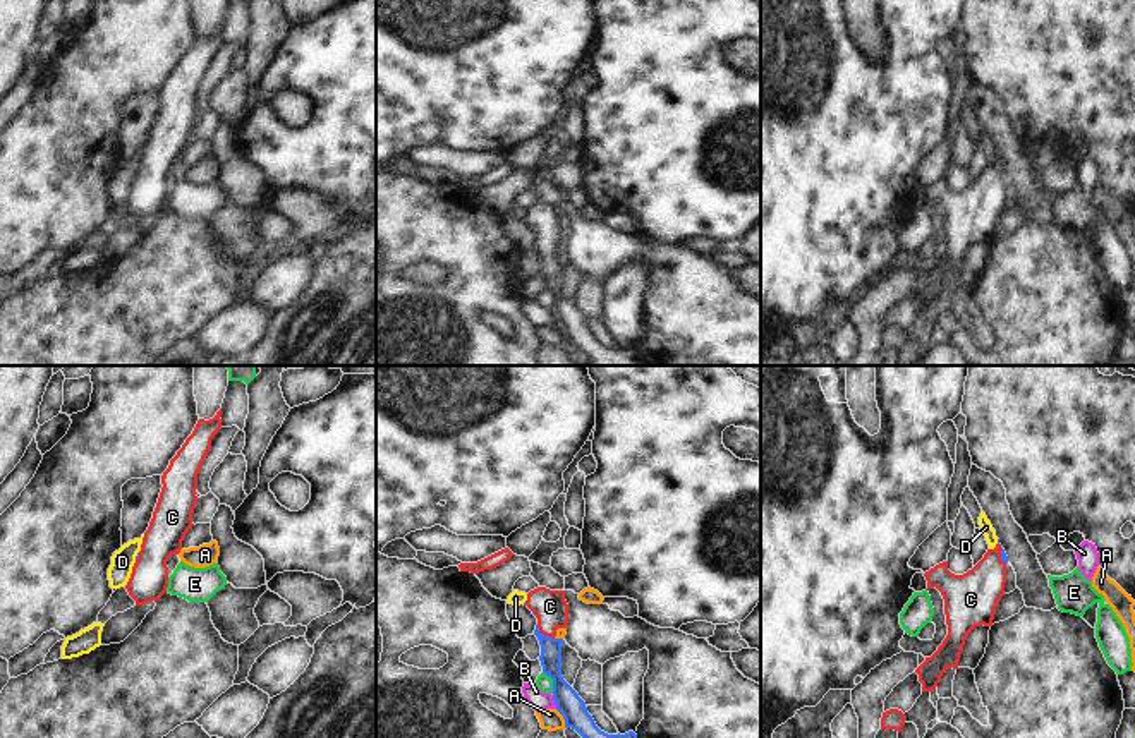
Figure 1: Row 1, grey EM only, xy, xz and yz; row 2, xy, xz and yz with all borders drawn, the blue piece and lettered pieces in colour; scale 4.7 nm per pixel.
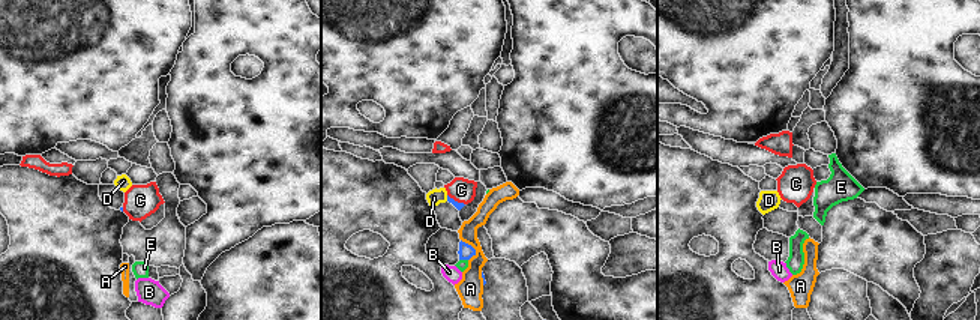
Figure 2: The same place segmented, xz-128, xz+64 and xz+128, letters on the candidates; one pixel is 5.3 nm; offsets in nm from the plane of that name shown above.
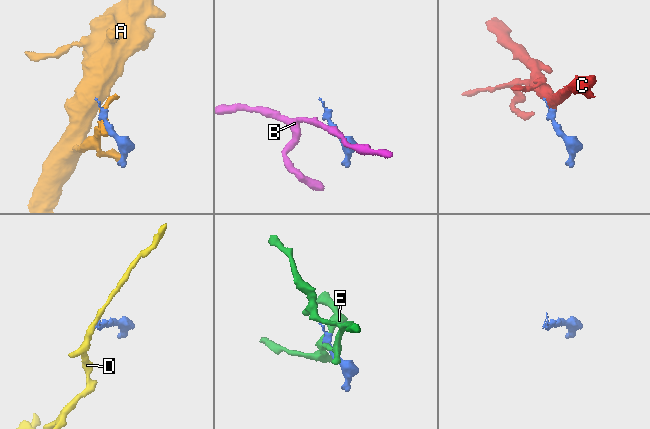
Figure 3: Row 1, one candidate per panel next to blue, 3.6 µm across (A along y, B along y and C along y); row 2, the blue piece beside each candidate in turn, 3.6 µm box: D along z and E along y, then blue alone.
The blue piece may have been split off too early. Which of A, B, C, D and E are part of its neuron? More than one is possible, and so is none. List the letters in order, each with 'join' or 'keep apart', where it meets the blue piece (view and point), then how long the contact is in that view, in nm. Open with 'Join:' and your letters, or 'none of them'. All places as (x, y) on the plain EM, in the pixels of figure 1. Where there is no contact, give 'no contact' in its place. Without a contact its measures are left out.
Join: C
A: keep apart; meets blue in xz at (564, 333); contact 110 nm long
B: keep apart; meets blue in xz at (555, 318); contact 70 nm long
C: join; meets blue in xz at (545, 251); contact 110 nm long
D: keep apart; meets blue in xy at (138, 170); contact 40 nm long
E: keep apart; meets blue in xz at (553, 297); contact 110 nm long

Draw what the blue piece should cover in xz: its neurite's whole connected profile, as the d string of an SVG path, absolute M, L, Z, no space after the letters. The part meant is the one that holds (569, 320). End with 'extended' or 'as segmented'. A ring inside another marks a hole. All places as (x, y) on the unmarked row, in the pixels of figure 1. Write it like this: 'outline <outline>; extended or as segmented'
outline M537 203L527 209L524 218L537 233L534 251L541 261L543 288L553 295L553 316L556 326L565 335L565 343L575 345L591 362L591 366L646 366L634 347L625 350L608 350L601 347L592 331L587 328L586 318L561 292L561 259L556 252L558 244L567 244L568 220L565 206L549 206Z; extended

